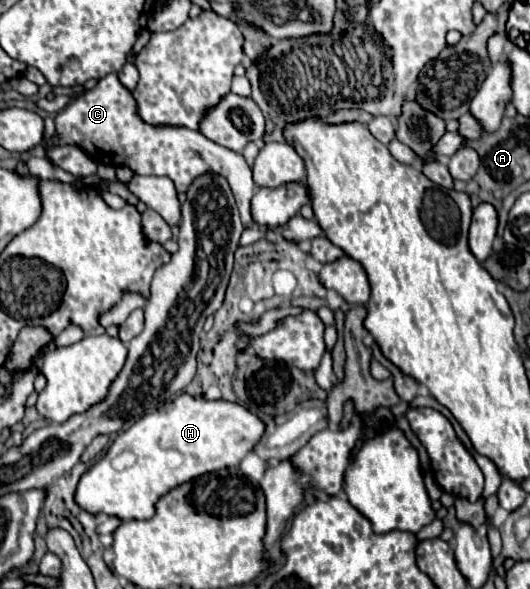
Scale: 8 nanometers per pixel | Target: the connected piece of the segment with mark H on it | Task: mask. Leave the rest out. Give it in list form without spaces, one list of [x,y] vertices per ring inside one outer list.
[[[183,392],[119,434],[109,452],[79,480],[75,500],[93,514],[147,520],[155,514],[159,498],[169,490],[201,474],[239,466],[263,434],[265,424],[245,406]]]

